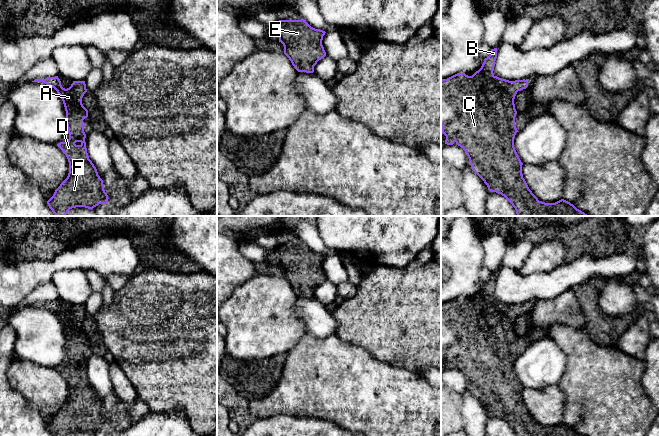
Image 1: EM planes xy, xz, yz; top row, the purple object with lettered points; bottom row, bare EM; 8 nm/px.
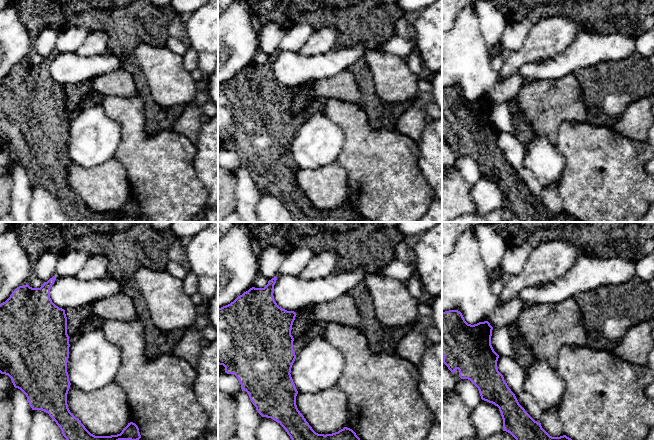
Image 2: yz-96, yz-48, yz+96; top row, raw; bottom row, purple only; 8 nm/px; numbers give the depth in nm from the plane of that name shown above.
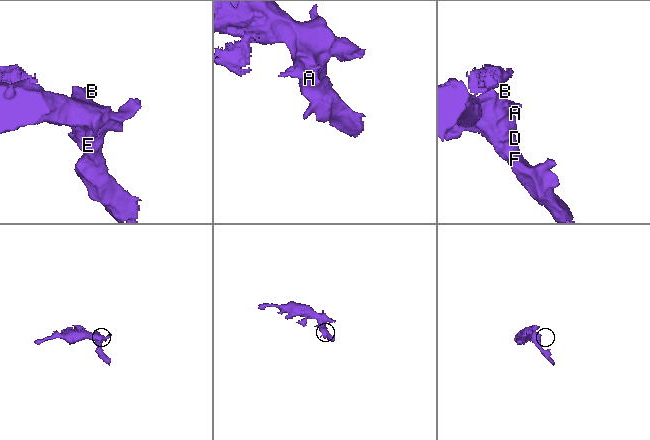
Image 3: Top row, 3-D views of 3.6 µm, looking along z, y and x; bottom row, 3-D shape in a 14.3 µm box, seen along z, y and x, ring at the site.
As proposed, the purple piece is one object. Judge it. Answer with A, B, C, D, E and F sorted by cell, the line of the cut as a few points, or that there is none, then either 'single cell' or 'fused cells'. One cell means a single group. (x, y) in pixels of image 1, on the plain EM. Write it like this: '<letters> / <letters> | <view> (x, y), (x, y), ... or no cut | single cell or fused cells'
A B C D E F | no cut | single cell

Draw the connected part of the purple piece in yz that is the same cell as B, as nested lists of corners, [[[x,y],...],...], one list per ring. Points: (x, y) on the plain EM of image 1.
[[[497,272],[491,273],[490,279],[484,283],[481,292],[472,300],[457,297],[447,303],[441,304],[441,350],[442,357],[446,360],[445,368],[456,367],[467,378],[471,393],[484,405],[490,416],[504,420],[515,432],[516,436],[582,436],[570,426],[561,423],[555,427],[545,427],[529,413],[522,398],[522,389],[515,371],[514,362],[518,356],[515,350],[514,323],[518,315],[528,311],[528,305],[509,305],[494,299],[493,294],[497,282]]]

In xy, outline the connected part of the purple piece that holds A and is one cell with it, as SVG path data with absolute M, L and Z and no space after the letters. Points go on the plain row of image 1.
M58 300L32 306L45 307L60 319L69 357L66 366L57 368L68 383L69 397L47 425L49 432L52 436L68 436L76 431L93 433L99 428L107 428L109 422L103 404L89 383L86 372L83 344L88 341L88 334L82 328L82 322L87 316L85 305L73 305L67 313L62 311Z

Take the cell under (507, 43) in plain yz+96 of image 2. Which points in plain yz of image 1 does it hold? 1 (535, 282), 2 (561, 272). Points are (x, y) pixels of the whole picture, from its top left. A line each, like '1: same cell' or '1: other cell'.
1: same cell
2: same cell

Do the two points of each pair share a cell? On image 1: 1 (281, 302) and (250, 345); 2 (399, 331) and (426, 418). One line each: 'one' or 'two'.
1: one
2: two

